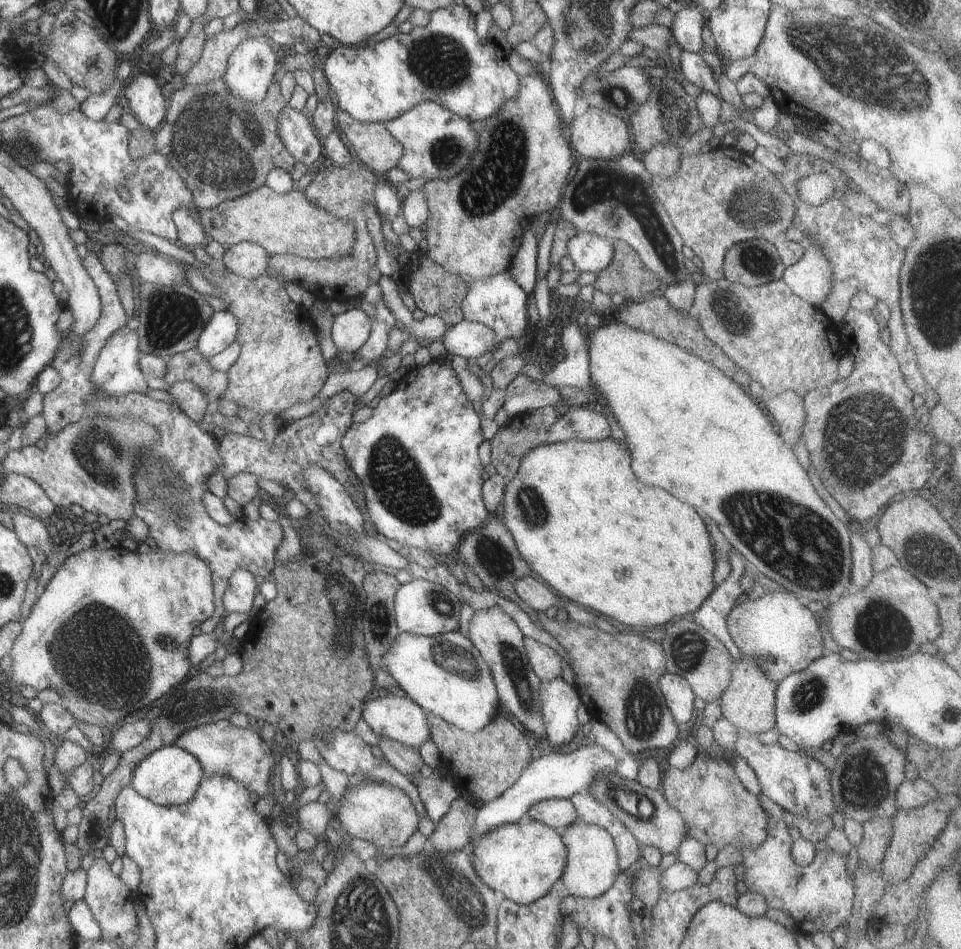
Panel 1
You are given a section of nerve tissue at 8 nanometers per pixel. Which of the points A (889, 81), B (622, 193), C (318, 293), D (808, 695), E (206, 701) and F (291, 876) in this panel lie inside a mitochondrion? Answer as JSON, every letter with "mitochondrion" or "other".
{"A":"mitochondrion","B":"mitochondrion","C":"other","D":"mitochondrion","E":"mitochondrion","F":"other"}

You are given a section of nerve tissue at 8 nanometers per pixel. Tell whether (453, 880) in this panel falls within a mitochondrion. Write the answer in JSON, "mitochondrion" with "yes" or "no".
{"mitochondrion":"yes"}

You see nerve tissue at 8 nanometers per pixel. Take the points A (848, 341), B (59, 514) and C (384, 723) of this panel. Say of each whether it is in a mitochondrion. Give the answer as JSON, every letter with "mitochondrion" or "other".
{"A":"other","B":"other","C":"other"}

